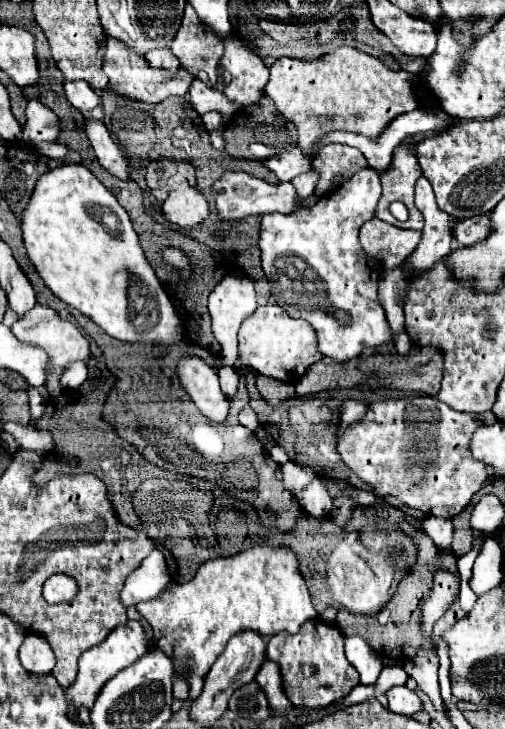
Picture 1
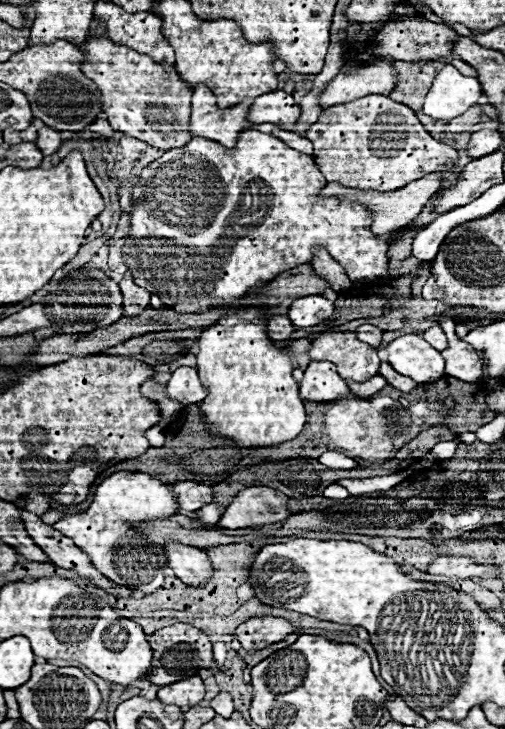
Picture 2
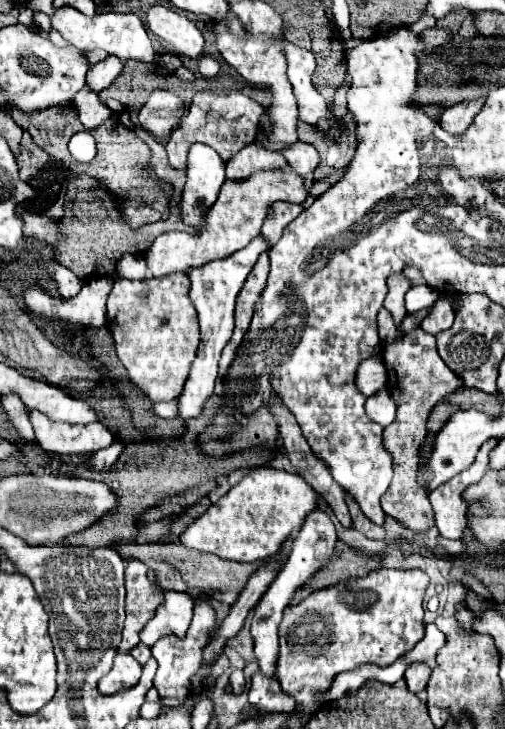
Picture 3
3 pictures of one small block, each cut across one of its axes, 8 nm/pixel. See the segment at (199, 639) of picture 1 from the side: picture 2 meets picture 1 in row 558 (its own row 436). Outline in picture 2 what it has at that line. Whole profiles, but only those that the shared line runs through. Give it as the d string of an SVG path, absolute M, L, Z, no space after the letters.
M246 308L208 326L198 338L198 374L208 396L200 404L200 416L210 436L228 438L242 448L270 448L294 440L306 422L304 402L298 396L298 382L292 378L292 360L266 336L266 316L258 308Z

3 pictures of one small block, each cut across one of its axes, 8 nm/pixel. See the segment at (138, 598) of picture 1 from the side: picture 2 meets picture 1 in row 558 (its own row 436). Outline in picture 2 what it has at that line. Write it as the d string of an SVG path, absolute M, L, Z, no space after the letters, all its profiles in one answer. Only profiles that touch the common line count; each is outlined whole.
M152 426L152 428L148 428L146 432L144 432L144 436L148 438L148 442L150 442L150 446L154 446L154 448L162 448L164 446L164 442L166 442L166 436L164 436L164 428L162 426Z

